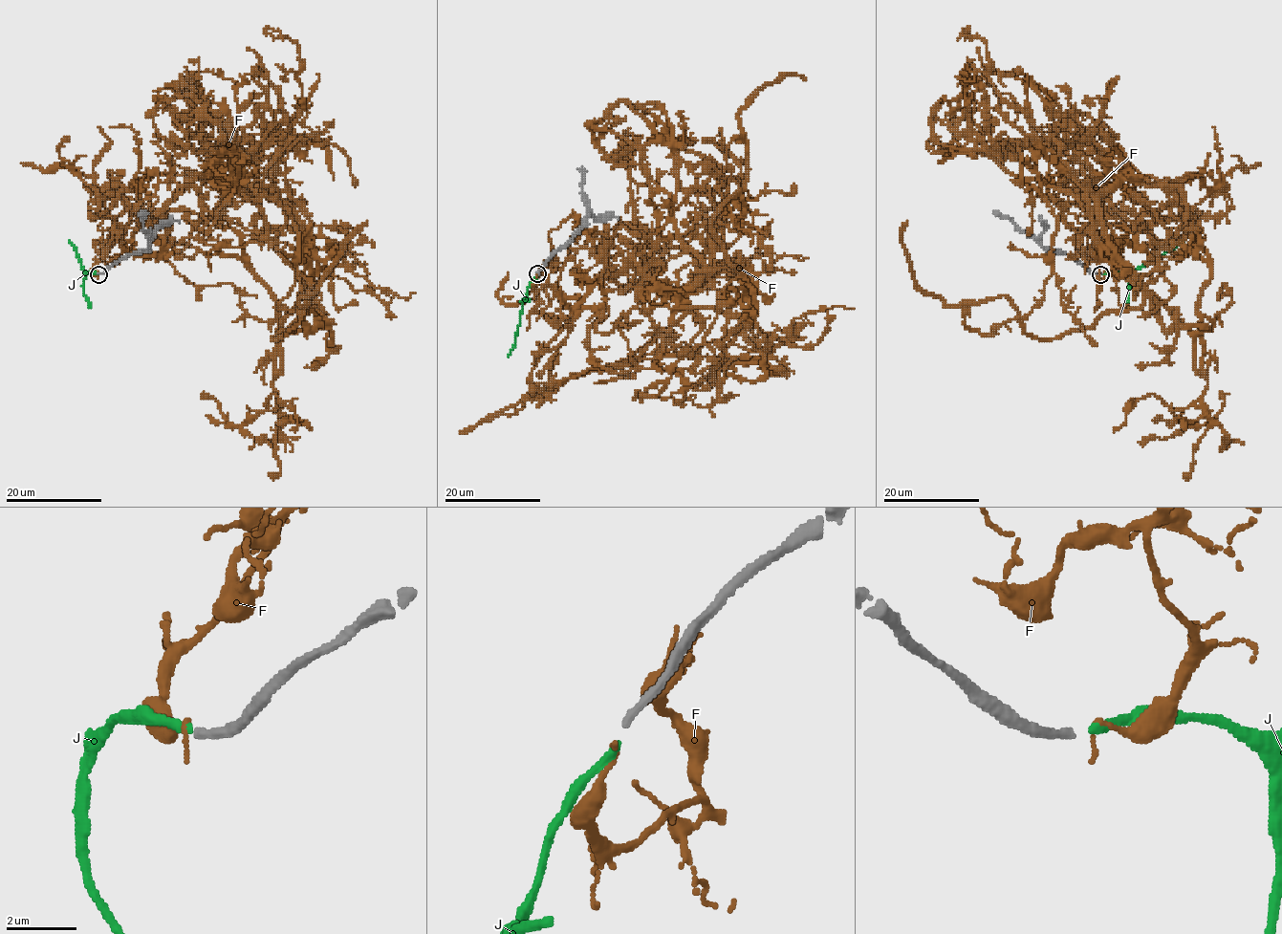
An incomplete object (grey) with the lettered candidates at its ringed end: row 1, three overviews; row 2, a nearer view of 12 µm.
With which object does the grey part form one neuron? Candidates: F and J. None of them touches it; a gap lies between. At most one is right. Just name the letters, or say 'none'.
J

